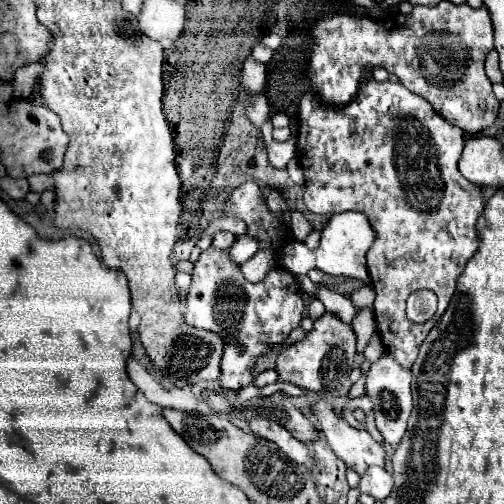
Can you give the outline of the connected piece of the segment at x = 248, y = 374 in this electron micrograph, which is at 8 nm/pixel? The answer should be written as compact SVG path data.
M208 248L200 254L198 262L192 270L192 284L186 294L186 308L184 308L184 322L188 322L194 328L216 332L224 340L224 354L220 360L220 388L222 390L240 390L244 386L250 386L254 382L254 366L256 358L266 354L268 350L284 344L288 340L288 334L300 326L302 318L306 316L306 300L298 286L298 280L294 274L284 270L270 270L262 282L248 282L242 272L240 264L232 262L230 248L218 250Z

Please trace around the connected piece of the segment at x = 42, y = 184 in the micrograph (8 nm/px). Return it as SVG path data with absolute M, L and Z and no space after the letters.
M36 174L36 176L28 178L28 184L30 184L32 192L44 192L50 186L50 182L52 182L50 174Z

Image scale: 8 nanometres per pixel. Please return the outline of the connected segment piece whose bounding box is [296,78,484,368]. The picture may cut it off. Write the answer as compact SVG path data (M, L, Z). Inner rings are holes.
M370 78L354 100L344 106L328 106L320 102L314 92L306 92L300 100L298 116L300 130L296 150L306 176L304 204L310 212L322 216L360 210L368 218L376 234L368 250L368 272L376 290L374 316L378 334L384 348L394 354L404 368L410 368L416 362L420 344L448 308L460 272L478 250L476 220L484 210L484 192L480 186L468 182L458 170L464 132L448 124L428 100L410 92L400 82L378 82L374 78ZM420 288L428 288L438 296L438 310L428 322L414 324L406 318L406 298Z

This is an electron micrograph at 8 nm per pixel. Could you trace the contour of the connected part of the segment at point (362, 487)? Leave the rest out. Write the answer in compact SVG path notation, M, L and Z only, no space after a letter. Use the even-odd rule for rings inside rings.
M372 466L368 468L362 478L360 478L360 484L358 484L358 490L362 494L370 494L374 496L376 500L384 500L394 488L394 480L392 480L392 474L388 474L384 468L380 466Z

